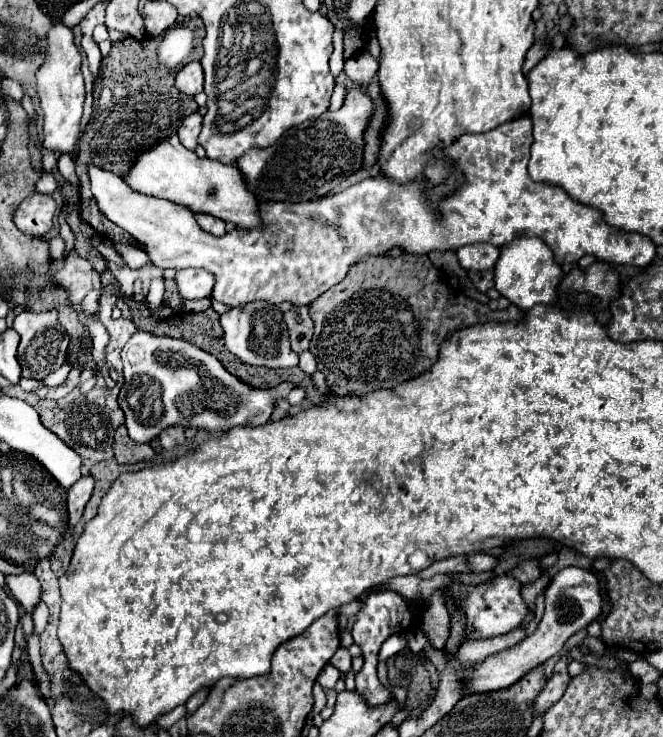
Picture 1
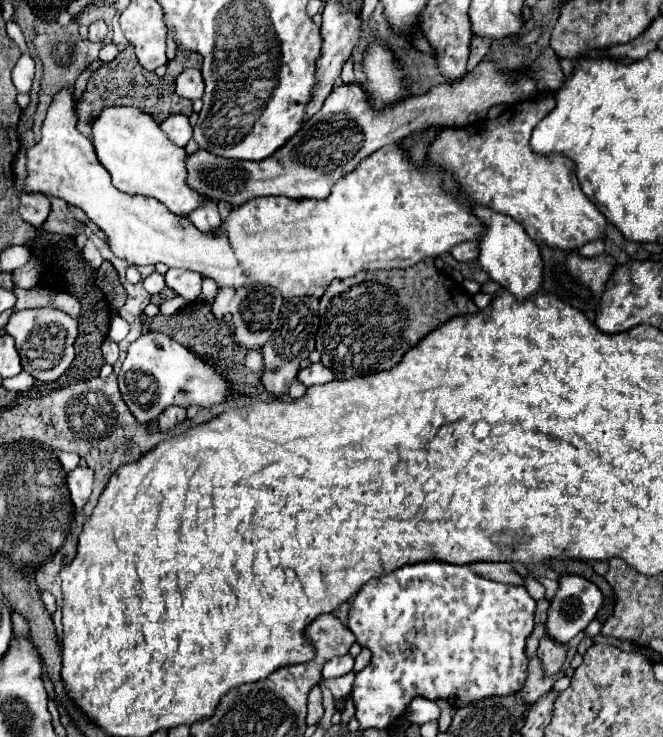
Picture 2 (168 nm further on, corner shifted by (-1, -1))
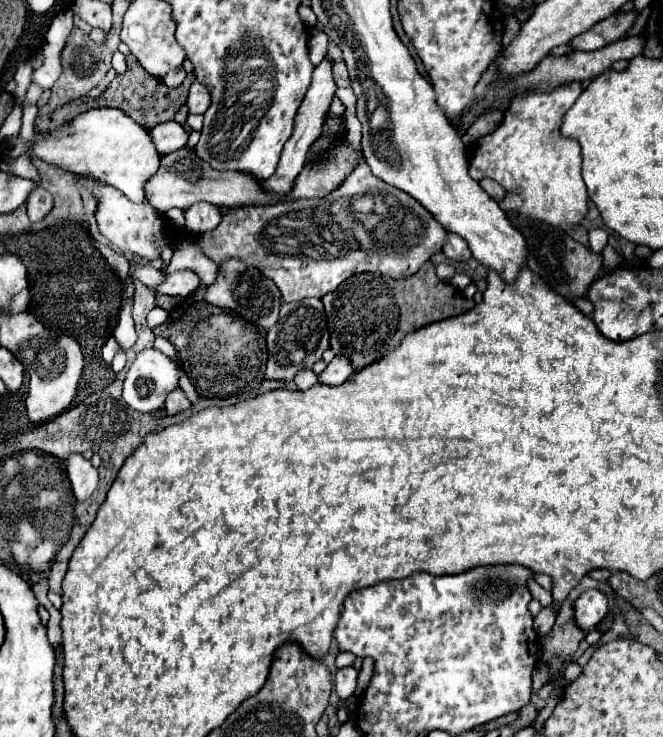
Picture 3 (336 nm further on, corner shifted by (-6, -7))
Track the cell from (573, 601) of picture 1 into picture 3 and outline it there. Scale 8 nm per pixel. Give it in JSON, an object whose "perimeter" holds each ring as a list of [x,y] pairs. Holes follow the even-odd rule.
{"perimeter":[[[586,590],[574,602],[574,620],[576,626],[584,632],[592,630],[608,612],[608,598],[600,590]]]}

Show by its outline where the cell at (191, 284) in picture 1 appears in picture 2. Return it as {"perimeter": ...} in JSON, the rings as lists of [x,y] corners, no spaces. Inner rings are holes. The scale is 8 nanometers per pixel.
{"perimeter":[[[169,268],[169,272],[165,274],[165,284],[179,294],[181,298],[193,302],[197,300],[197,296],[201,294],[201,280],[203,276],[185,268]]]}

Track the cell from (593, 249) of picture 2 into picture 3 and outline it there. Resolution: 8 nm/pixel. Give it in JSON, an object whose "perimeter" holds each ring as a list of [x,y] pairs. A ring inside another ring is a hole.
{"perimeter":[[[590,230],[590,250],[600,254],[606,246],[606,232],[604,230]]]}

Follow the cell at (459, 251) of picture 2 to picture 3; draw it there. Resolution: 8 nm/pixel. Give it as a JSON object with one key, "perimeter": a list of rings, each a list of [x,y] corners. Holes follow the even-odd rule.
{"perimeter":[[[448,234],[448,240],[446,240],[446,246],[442,250],[450,260],[456,260],[456,262],[466,262],[472,258],[472,252],[468,248],[468,242],[458,236],[458,234]]]}

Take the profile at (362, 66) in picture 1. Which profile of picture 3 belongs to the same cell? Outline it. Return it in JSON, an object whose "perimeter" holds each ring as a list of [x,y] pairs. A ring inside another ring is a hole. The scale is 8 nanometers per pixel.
{"perimeter":[[[334,60],[334,78],[336,78],[336,84],[338,86],[352,88],[352,80],[350,80],[348,70],[346,70],[346,64],[342,60]]]}

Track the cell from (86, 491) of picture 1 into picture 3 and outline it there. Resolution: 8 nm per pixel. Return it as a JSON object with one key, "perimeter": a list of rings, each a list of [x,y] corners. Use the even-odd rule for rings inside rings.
{"perimeter":[[[72,454],[68,458],[68,478],[78,502],[88,500],[98,486],[98,470],[92,468],[90,460],[86,460],[82,454]]]}

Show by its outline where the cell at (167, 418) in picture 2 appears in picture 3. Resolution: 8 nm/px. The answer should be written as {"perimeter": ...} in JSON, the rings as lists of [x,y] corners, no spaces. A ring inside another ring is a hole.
{"perimeter":[[[174,390],[174,394],[168,394],[164,410],[166,410],[168,416],[174,416],[174,414],[180,414],[180,412],[188,410],[190,406],[192,406],[192,404],[190,404],[188,398],[184,396],[184,392],[182,392],[182,390]]]}

